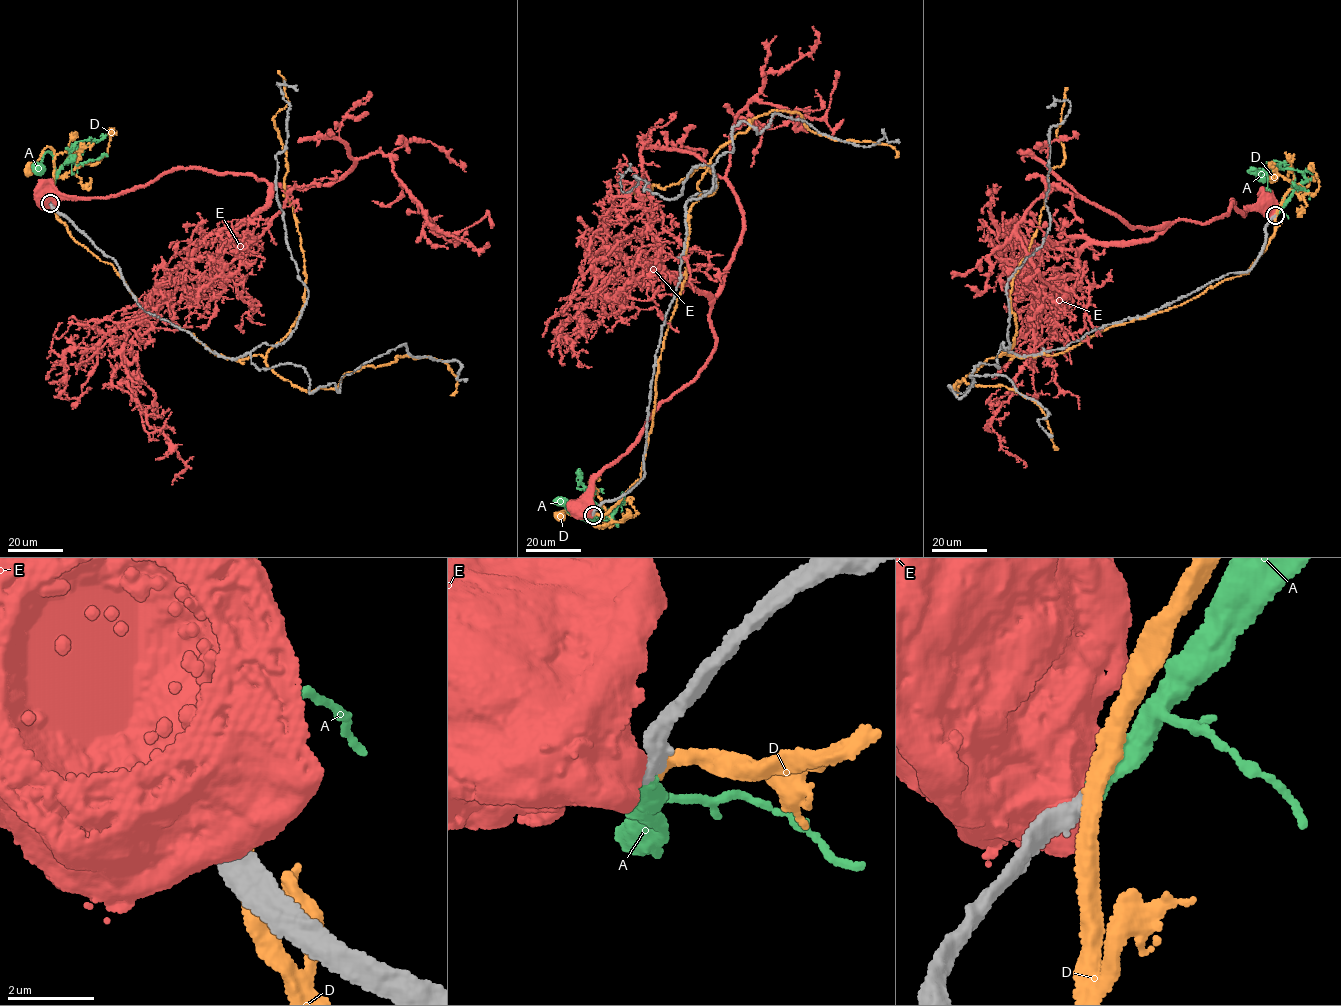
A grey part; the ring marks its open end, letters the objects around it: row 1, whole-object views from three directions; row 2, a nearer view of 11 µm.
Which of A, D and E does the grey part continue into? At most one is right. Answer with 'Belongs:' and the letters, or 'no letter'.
Belongs: A

